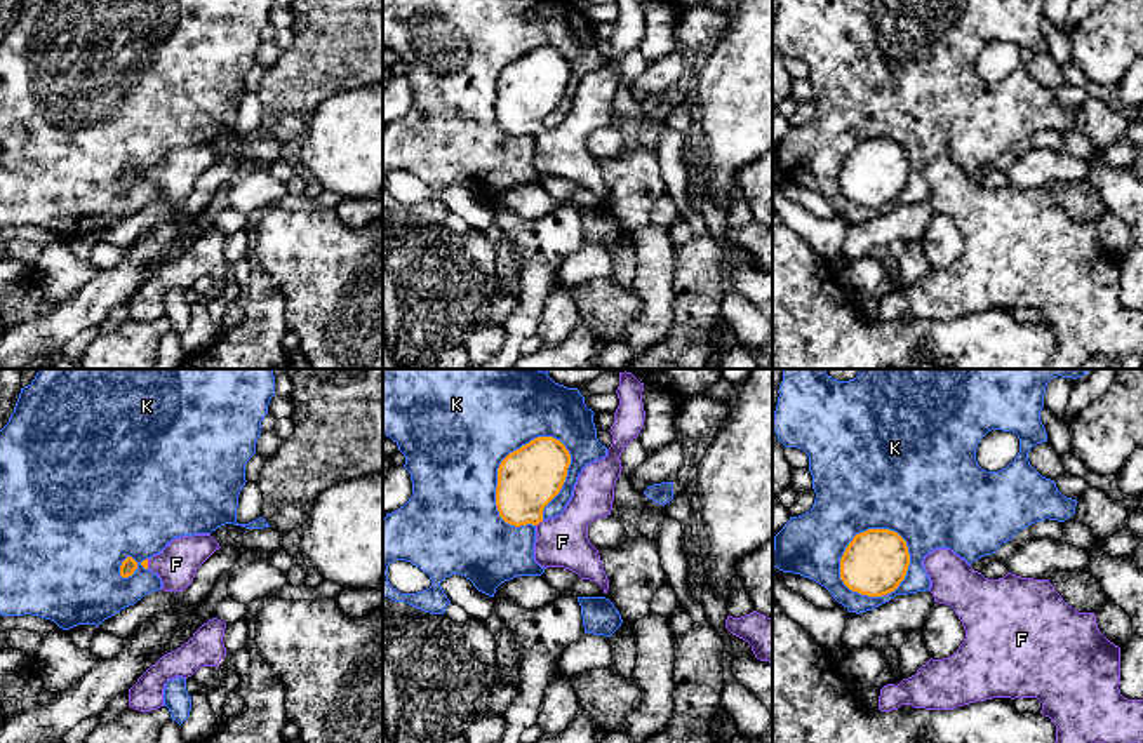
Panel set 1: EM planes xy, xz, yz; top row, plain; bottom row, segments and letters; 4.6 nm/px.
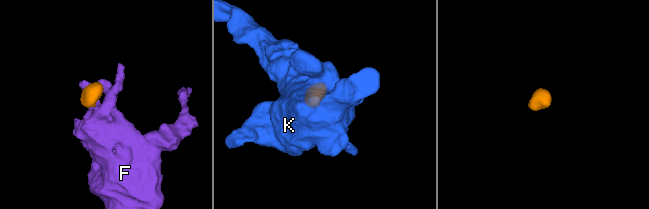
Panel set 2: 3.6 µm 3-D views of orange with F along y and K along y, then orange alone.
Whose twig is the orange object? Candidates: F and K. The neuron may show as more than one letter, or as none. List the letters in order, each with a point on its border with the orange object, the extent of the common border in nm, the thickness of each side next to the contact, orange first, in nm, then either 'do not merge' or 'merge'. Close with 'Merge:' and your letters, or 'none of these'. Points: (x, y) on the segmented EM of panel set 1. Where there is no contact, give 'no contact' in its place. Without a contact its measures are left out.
F: xz (540, 521) | 50 nm | 280/240 nm | merge
K: xz (500, 465) | 460 nm | 280/500 nm | do not merge
Merge: F

